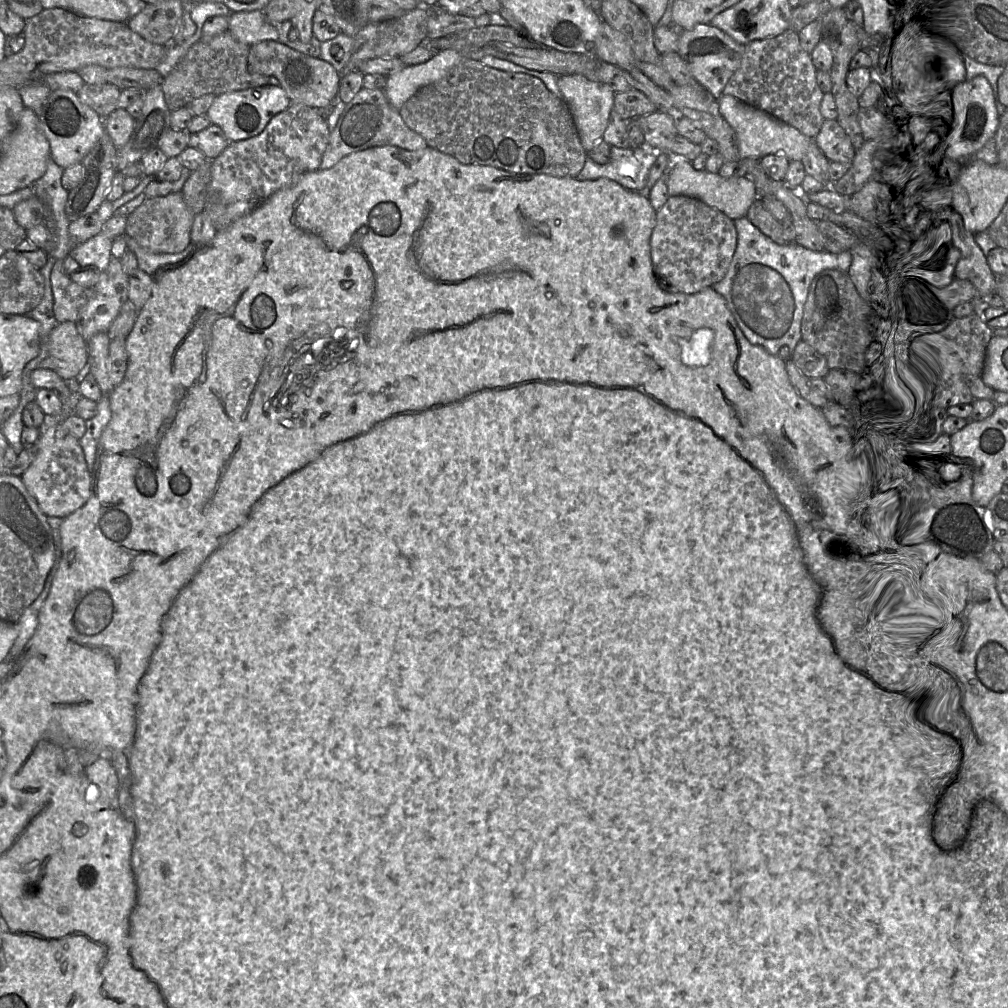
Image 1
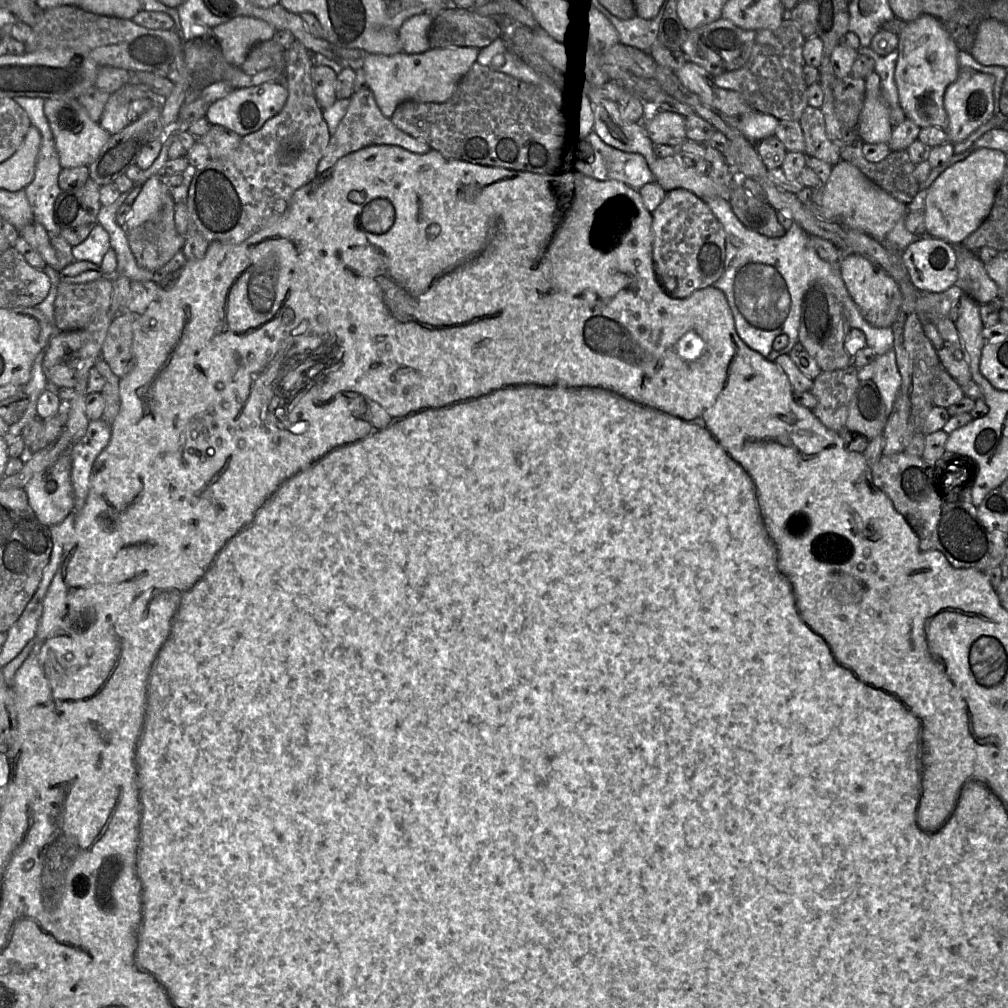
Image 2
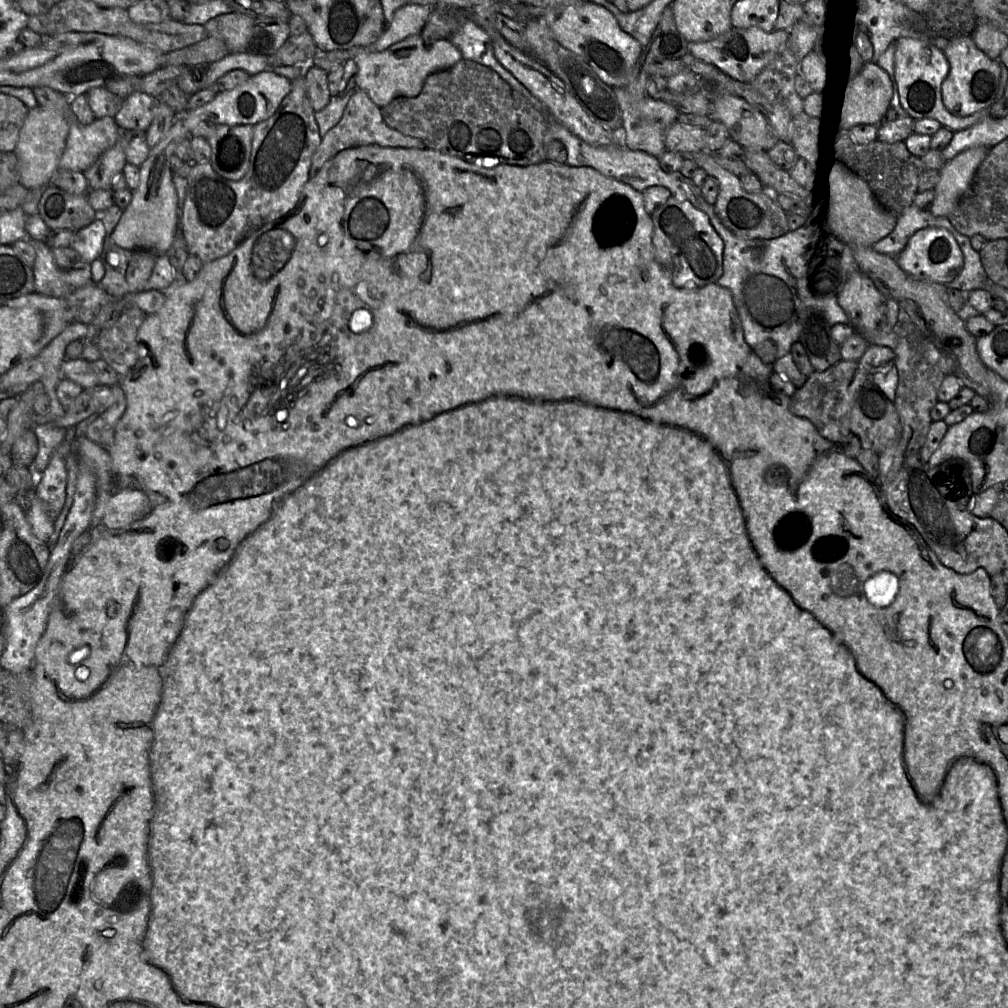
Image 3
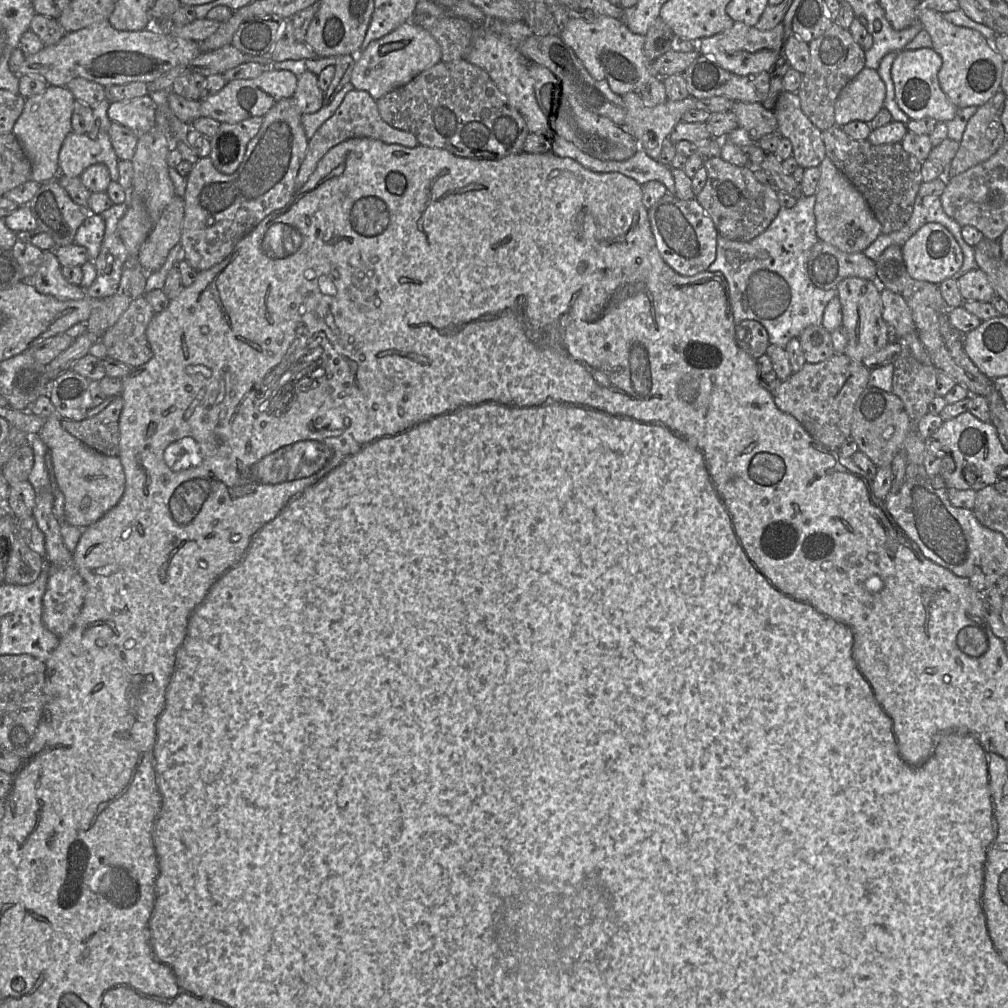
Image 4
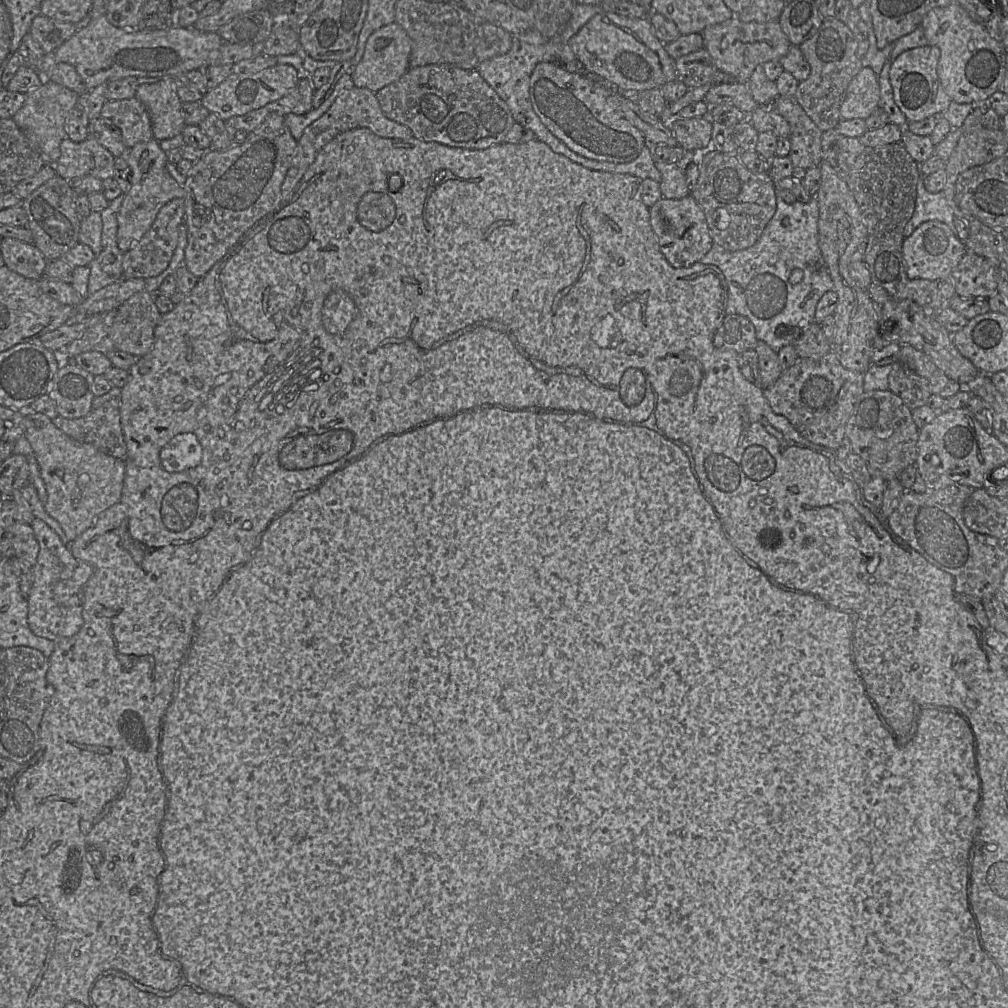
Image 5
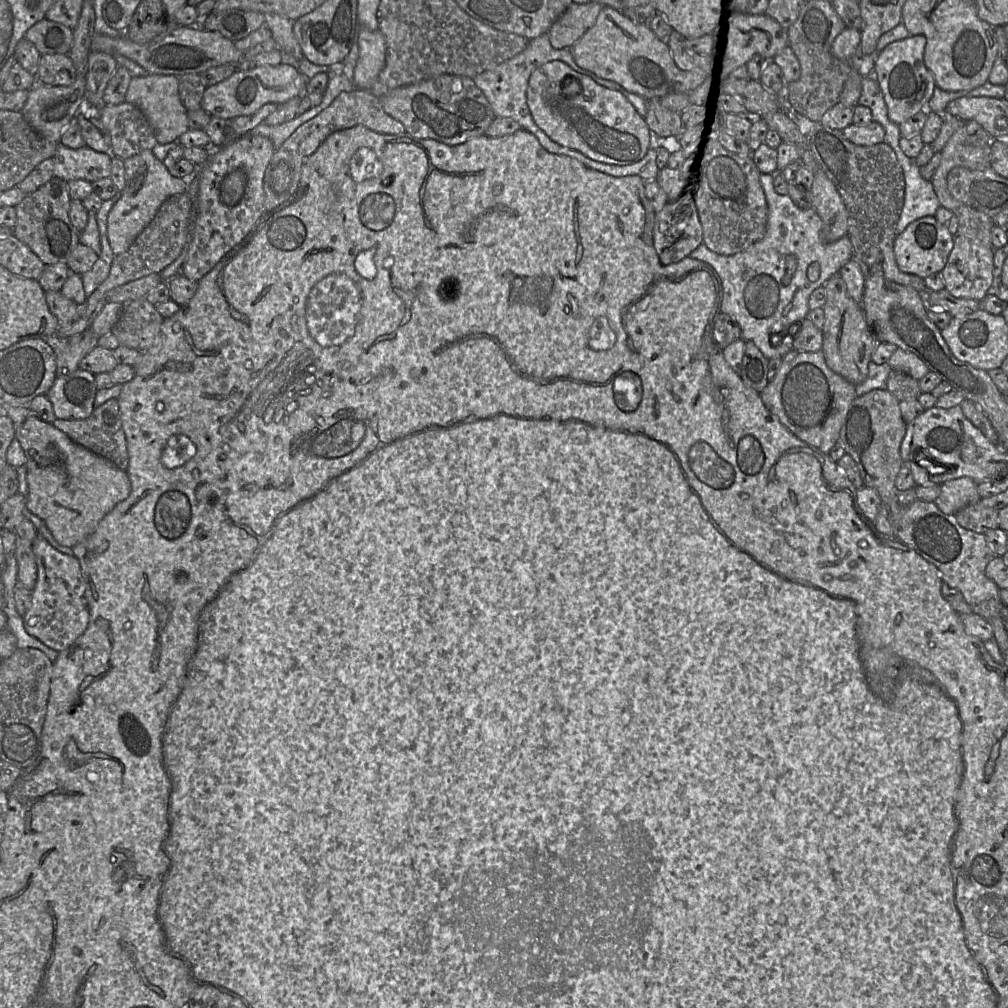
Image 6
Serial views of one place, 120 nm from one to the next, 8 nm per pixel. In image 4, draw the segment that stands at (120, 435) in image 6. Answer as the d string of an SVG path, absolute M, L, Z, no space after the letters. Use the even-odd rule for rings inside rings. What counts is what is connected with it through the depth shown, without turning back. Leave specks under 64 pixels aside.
M115 396L98 414L80 421L61 419L60 424L68 433L93 450L107 456L118 456L119 418L122 408L122 397Z

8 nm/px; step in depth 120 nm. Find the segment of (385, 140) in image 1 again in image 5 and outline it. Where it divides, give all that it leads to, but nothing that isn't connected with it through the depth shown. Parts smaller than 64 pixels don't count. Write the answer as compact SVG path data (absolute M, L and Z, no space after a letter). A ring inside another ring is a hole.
M356 86L345 90L336 98L326 113L305 128L301 138L297 141L296 152L281 186L281 202L288 201L293 196L298 183L326 144L339 134L356 128L368 128L376 135L384 138L413 137L410 128L385 116L374 92Z

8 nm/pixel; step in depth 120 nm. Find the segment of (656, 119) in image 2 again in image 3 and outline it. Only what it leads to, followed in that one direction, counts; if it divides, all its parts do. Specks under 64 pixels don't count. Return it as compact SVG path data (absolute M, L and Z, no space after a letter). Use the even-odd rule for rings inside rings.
M676 121L665 132L665 148L683 156L691 156L694 153L705 151L704 135L703 128Z

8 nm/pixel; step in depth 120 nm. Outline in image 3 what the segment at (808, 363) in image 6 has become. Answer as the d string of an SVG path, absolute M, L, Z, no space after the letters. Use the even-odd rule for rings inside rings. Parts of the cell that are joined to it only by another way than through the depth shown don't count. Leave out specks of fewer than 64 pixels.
M843 359L827 370L815 370L790 398L789 410L812 422L822 437L841 445L851 433L850 416L857 393L869 377L858 361Z

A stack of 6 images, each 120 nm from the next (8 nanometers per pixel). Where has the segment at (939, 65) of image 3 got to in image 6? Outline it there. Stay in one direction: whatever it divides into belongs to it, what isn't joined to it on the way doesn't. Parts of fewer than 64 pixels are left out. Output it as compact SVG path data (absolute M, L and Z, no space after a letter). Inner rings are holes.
M923 35L909 36L887 45L876 60L872 75L883 95L888 117L897 125L926 110L936 88L933 75L924 63L925 45L926 39Z

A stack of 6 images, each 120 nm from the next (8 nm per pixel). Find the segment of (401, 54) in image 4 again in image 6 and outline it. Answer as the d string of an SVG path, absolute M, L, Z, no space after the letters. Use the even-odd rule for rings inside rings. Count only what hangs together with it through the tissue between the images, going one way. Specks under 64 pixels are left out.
M358 24L357 43L359 56L353 84L355 88L370 90L385 66L385 37L379 29L370 31L363 26L359 27Z

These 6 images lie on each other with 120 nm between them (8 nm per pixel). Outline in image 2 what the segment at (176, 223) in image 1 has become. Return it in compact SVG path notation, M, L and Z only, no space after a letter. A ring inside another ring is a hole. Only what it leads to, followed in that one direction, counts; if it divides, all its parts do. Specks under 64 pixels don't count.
M169 195L156 217L126 232L139 267L157 270L182 250L186 239L177 232L174 215L175 202Z

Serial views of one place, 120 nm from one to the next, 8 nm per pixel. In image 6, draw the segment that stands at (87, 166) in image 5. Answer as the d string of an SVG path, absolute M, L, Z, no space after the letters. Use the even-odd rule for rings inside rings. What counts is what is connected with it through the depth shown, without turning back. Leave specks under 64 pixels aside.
M59 143L53 156L53 175L66 182L86 180L93 183L110 177L112 157L110 153L96 152L86 146L71 149Z

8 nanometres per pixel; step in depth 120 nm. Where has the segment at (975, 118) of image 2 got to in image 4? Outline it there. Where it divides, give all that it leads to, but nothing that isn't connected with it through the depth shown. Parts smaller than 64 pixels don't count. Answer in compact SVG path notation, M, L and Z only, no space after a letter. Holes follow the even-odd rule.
M926 9L920 16L923 29L932 39L933 49L942 58L938 80L942 91L957 108L980 107L1000 91L1004 59L980 32L952 24L943 14Z

